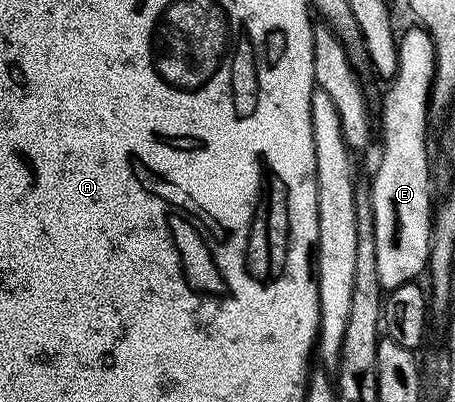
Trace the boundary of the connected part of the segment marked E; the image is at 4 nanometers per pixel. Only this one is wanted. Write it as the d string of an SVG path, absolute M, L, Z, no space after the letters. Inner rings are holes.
M412 26L400 33L397 41L398 68L388 81L389 89L381 100L381 120L379 116L379 140L381 136L381 161L377 164L377 173L373 176L369 197L373 203L375 222L375 267L379 270L379 282L382 289L412 284L417 275L429 267L429 236L433 233L435 219L435 200L433 204L433 184L429 181L429 95L435 74L435 46L420 26Z

